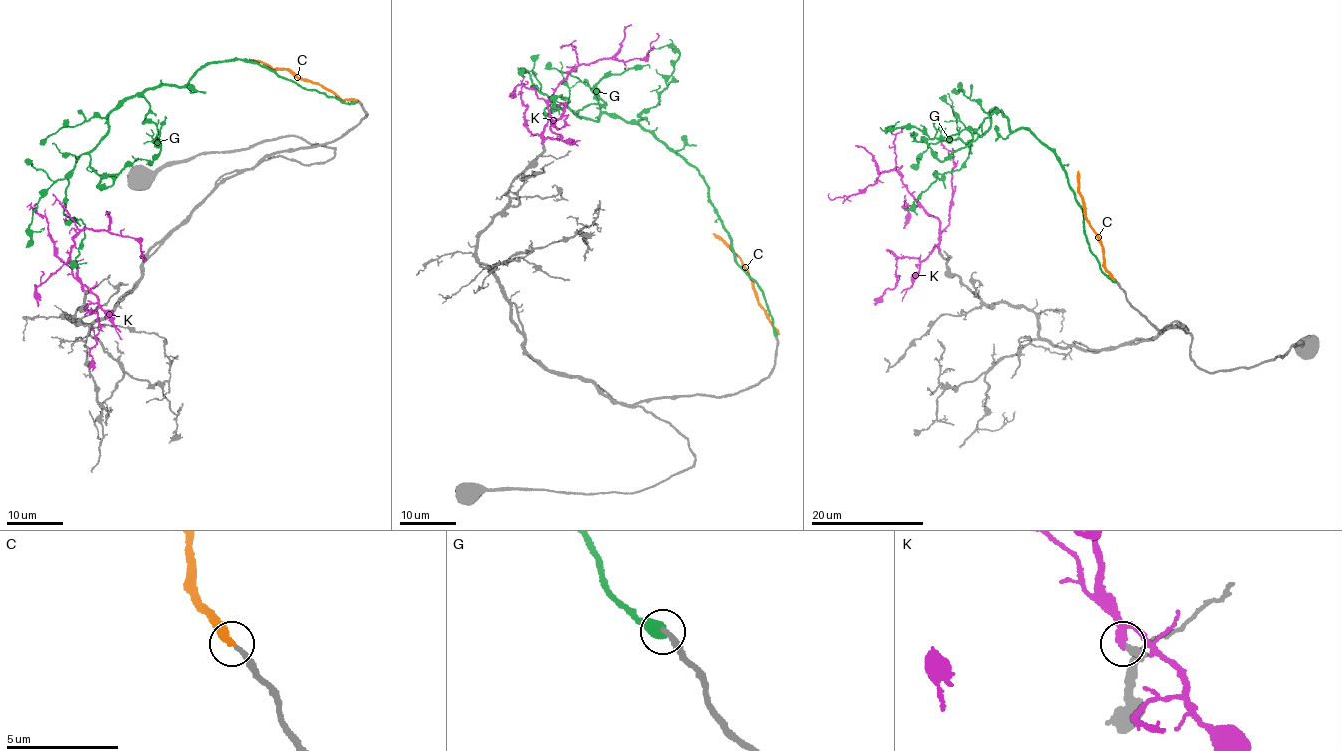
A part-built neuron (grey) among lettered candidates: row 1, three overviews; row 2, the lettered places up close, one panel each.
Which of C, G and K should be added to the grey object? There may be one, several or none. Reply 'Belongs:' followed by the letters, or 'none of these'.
Belongs: K

